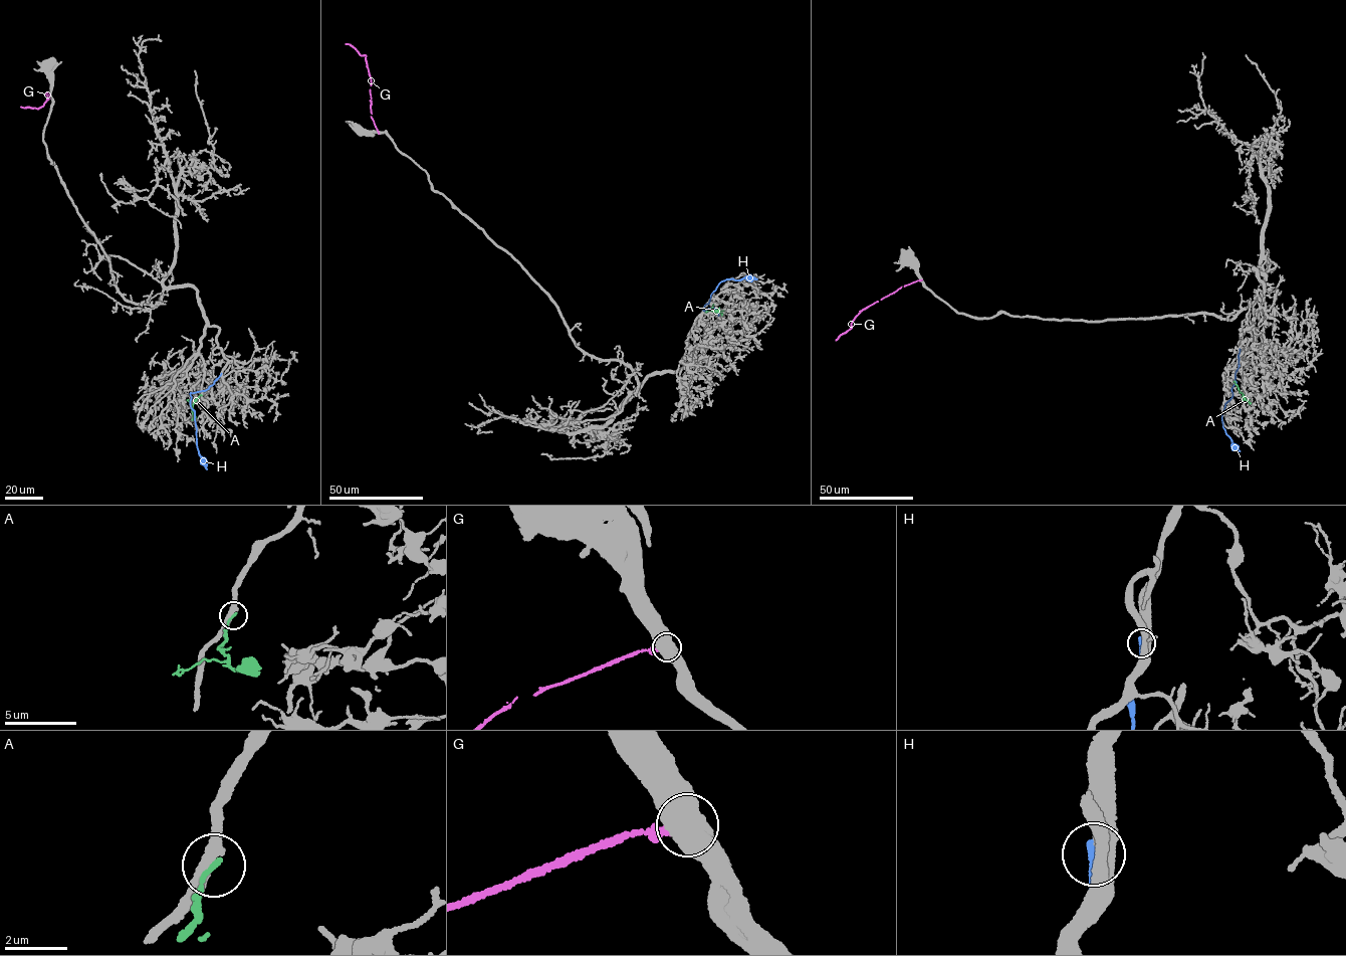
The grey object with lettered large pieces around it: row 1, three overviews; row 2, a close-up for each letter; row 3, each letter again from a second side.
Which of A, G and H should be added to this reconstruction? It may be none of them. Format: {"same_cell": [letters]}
{"same_cell": ["A"]}

